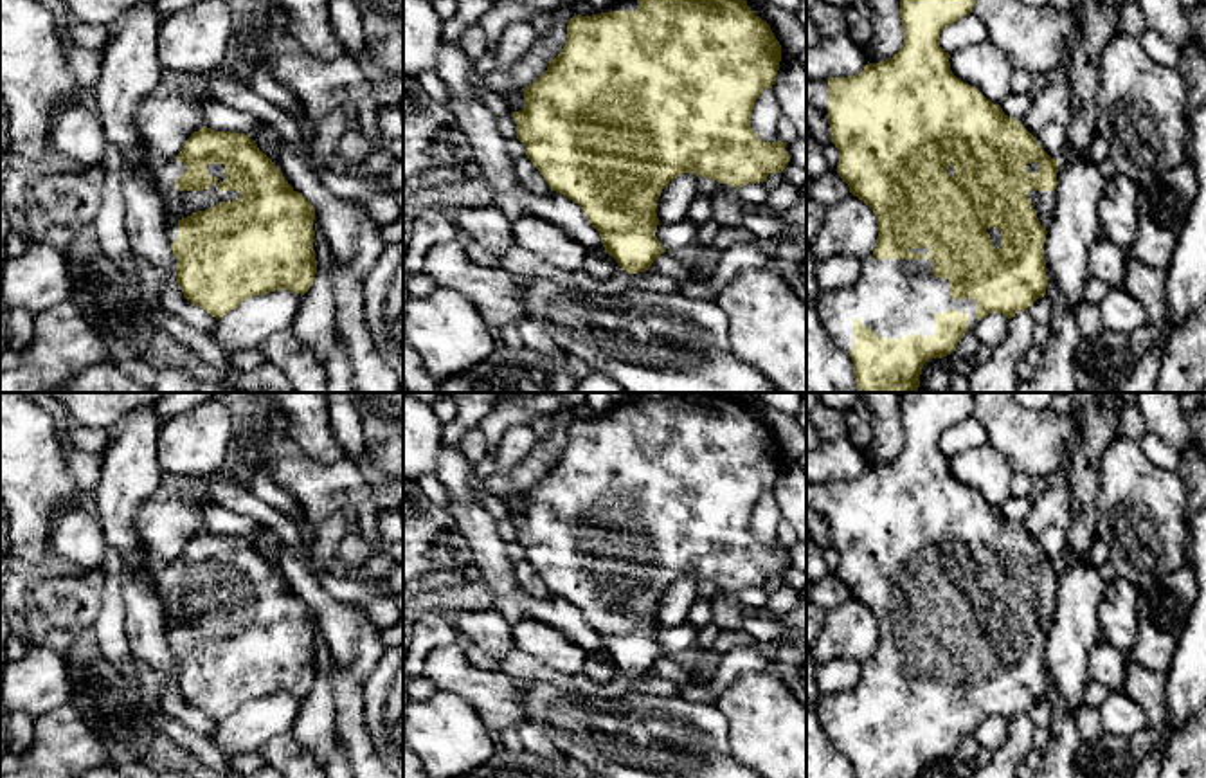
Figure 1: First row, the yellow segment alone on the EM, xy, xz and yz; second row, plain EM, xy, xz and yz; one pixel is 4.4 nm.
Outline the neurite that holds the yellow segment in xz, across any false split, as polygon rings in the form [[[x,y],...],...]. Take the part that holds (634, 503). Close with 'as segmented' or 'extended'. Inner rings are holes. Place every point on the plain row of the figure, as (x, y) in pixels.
[[[668,393],[659,400],[639,396],[637,400],[617,403],[617,409],[608,416],[592,420],[574,418],[569,423],[567,445],[560,457],[549,465],[547,474],[533,488],[522,492],[524,511],[511,517],[517,528],[517,542],[526,549],[526,560],[540,574],[551,594],[567,600],[583,612],[587,623],[599,636],[605,654],[619,666],[621,674],[639,677],[650,674],[652,666],[666,656],[655,639],[659,629],[655,612],[662,593],[673,582],[682,576],[695,576],[697,580],[731,587],[738,593],[747,587],[765,585],[770,576],[781,576],[790,565],[785,546],[765,546],[751,531],[754,506],[765,492],[772,492],[779,465],[779,445],[769,427],[751,414],[747,403],[715,393]]] | extended

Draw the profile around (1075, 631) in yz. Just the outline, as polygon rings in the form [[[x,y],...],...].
[[[1067,549],[1058,564],[1053,623],[1046,630],[1046,672],[1076,715],[1085,701],[1089,656],[1102,639],[1098,605],[1105,591],[1098,567],[1091,562],[1067,564]]]

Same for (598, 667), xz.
[[[589,652],[583,674],[599,684],[607,684],[621,674],[621,670],[607,654]]]

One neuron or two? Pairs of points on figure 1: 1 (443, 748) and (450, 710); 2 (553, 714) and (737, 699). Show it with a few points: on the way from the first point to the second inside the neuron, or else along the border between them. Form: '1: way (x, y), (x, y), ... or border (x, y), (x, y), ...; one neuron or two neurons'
1: way (447, 739), (447, 719); one neuron
2: border (713, 705), (728, 723), (728, 741), (731, 744); two neurons

